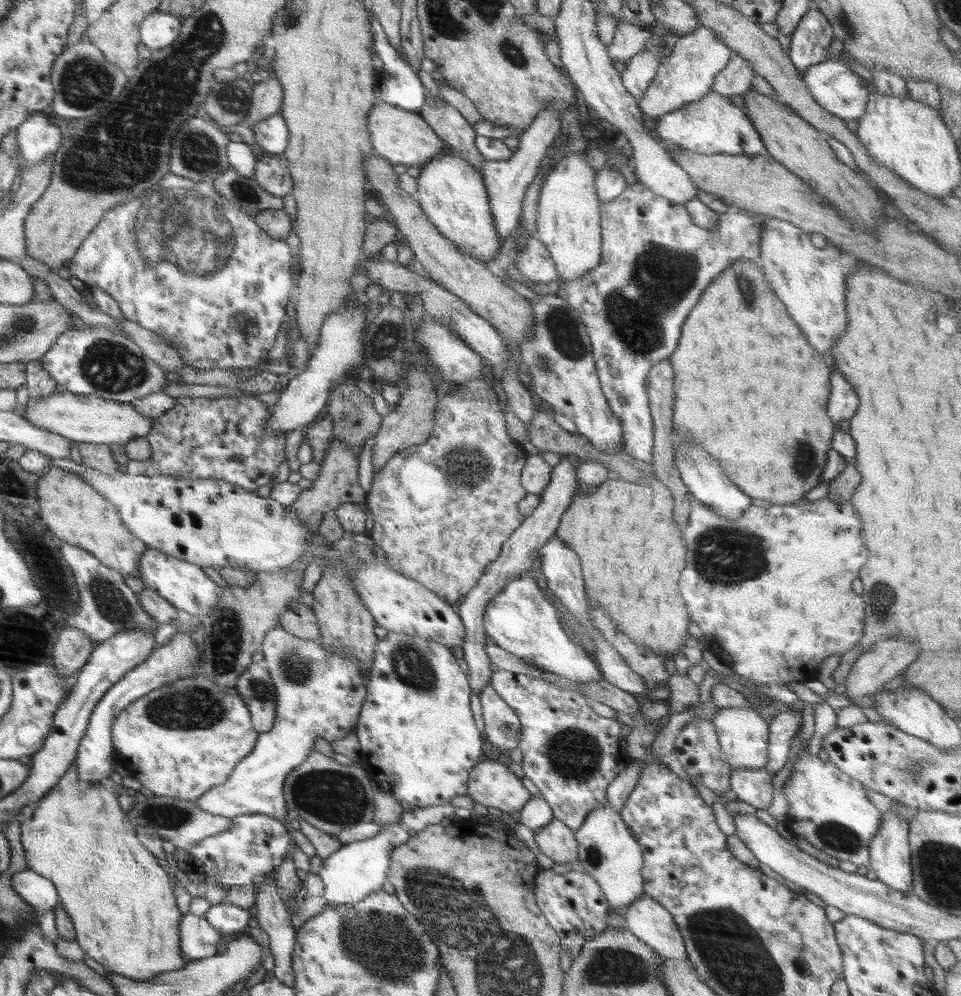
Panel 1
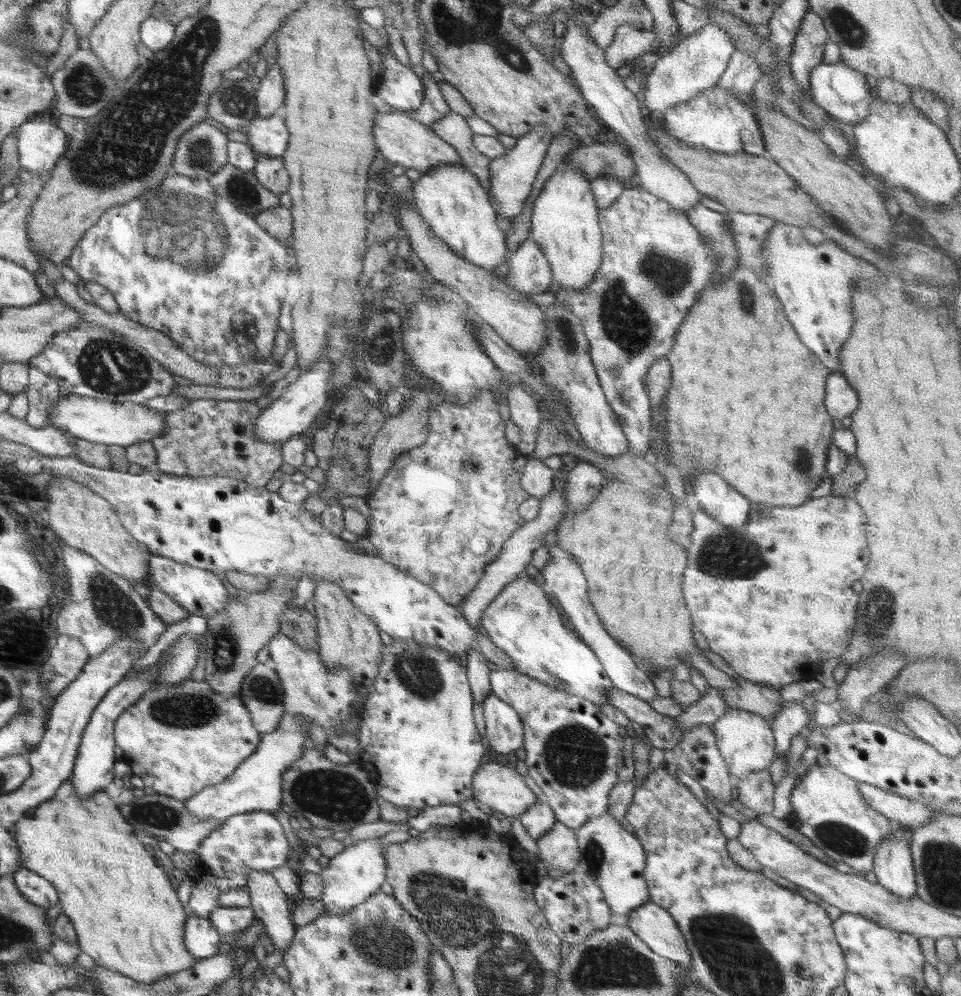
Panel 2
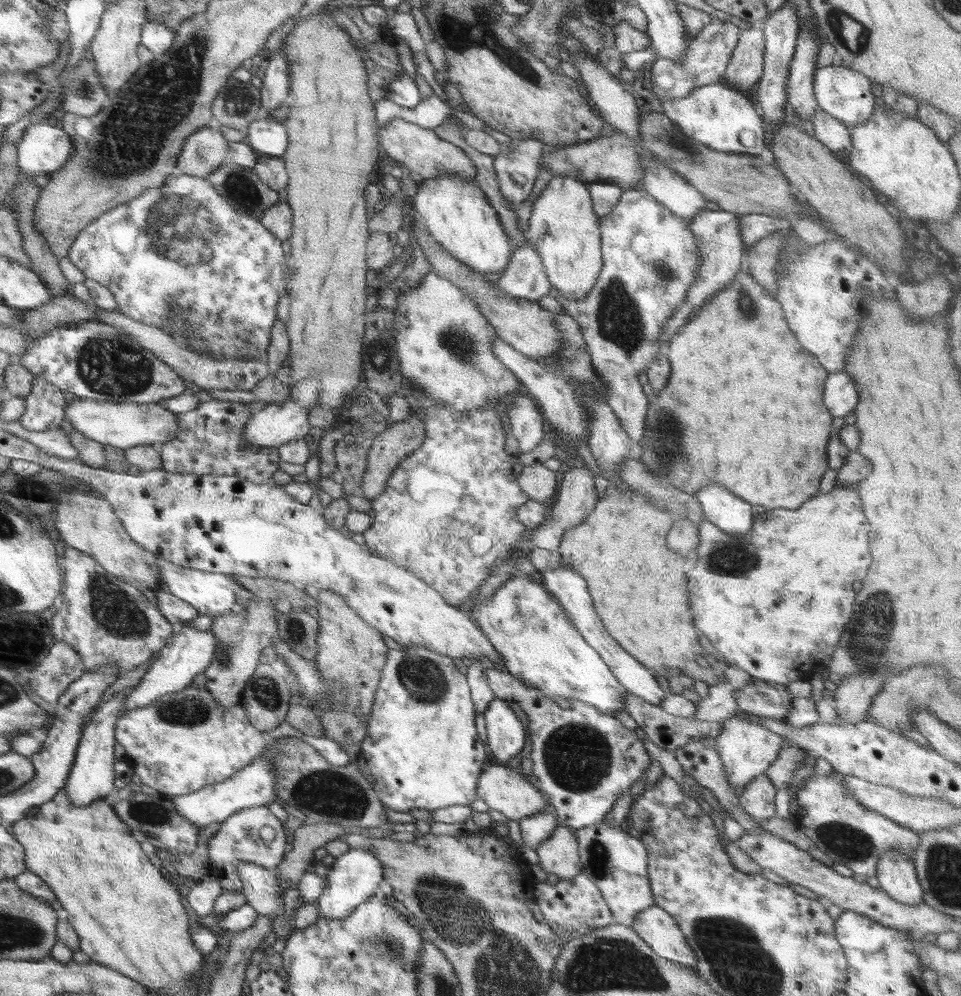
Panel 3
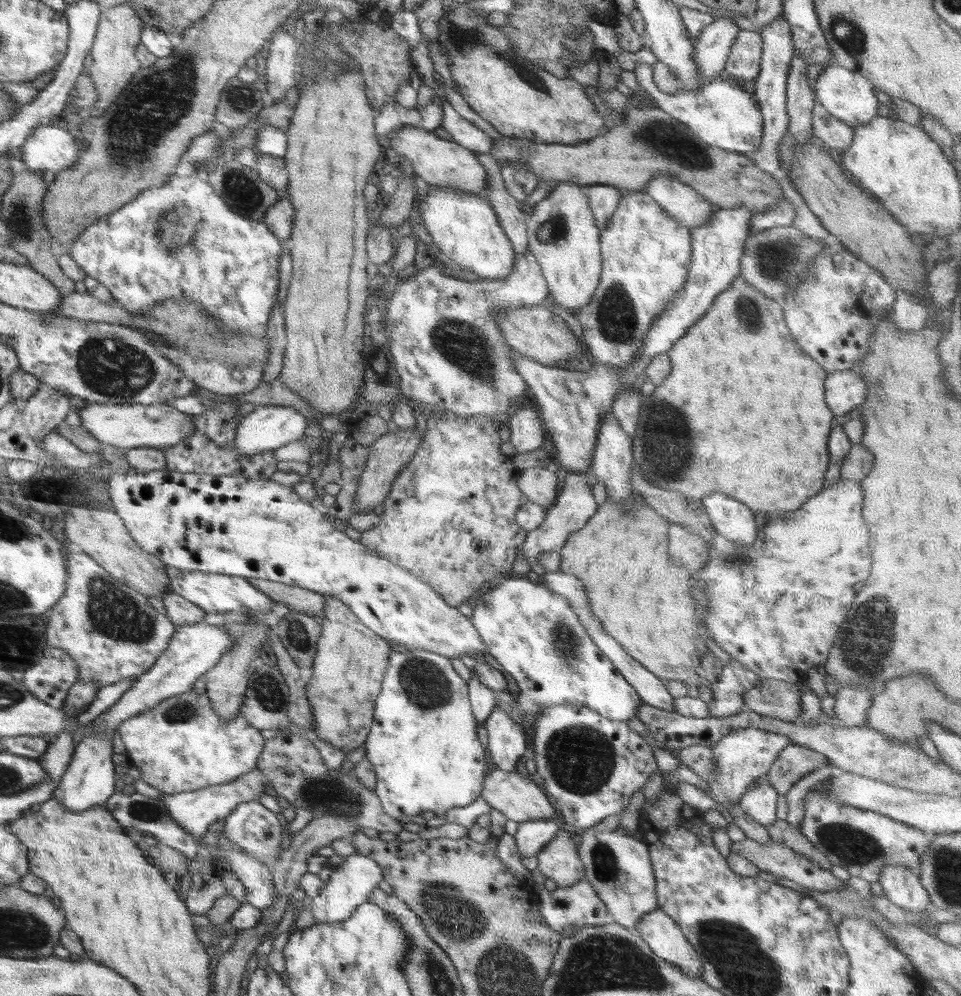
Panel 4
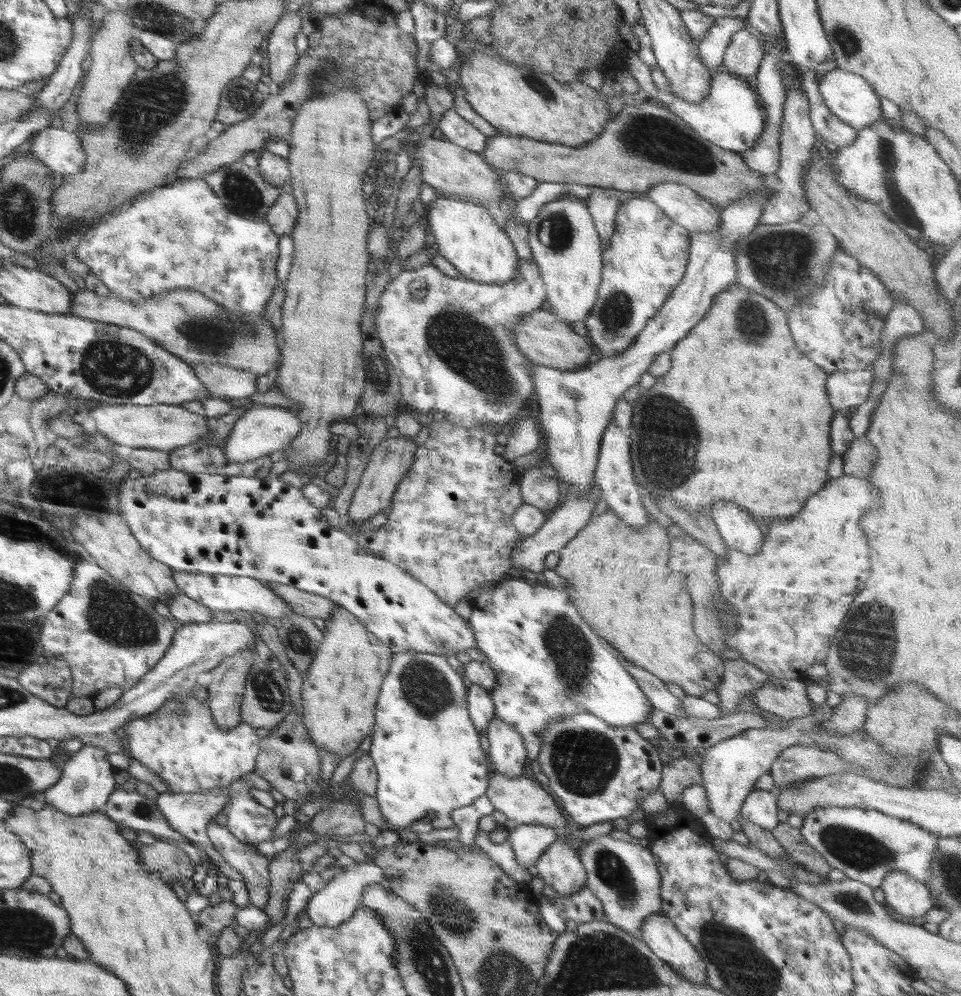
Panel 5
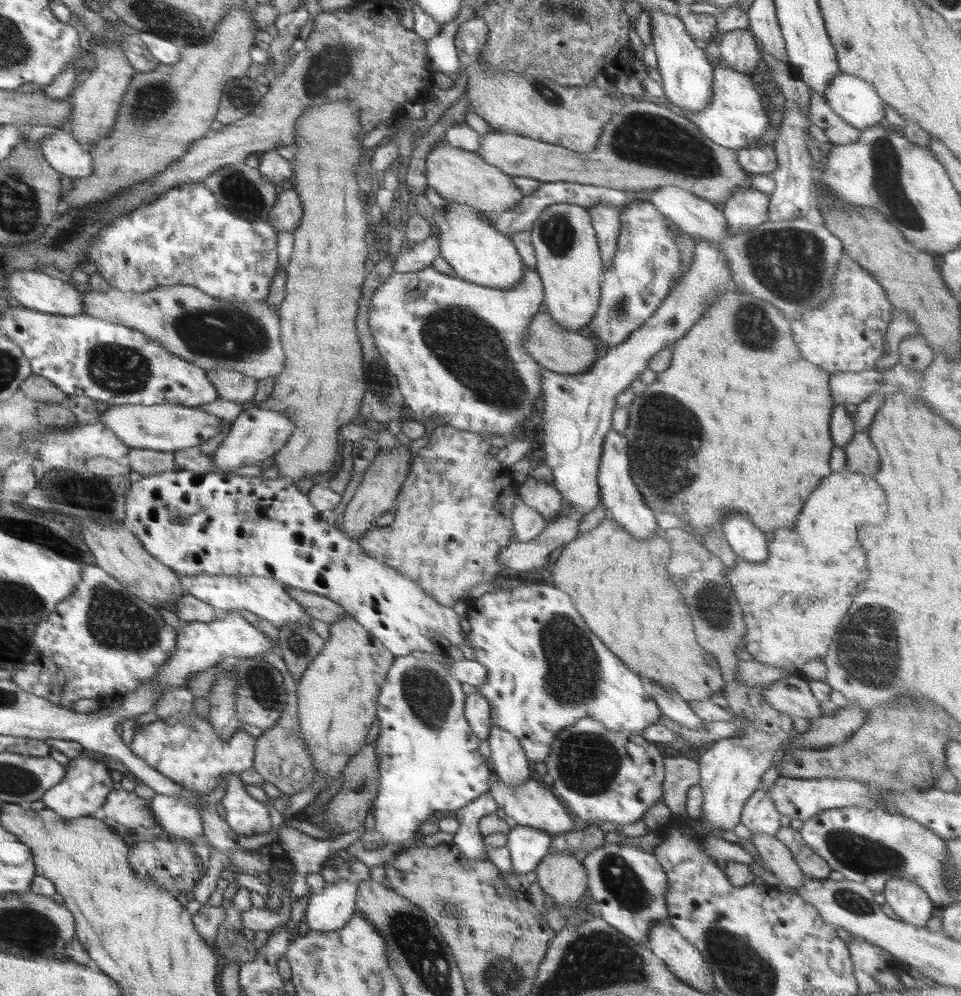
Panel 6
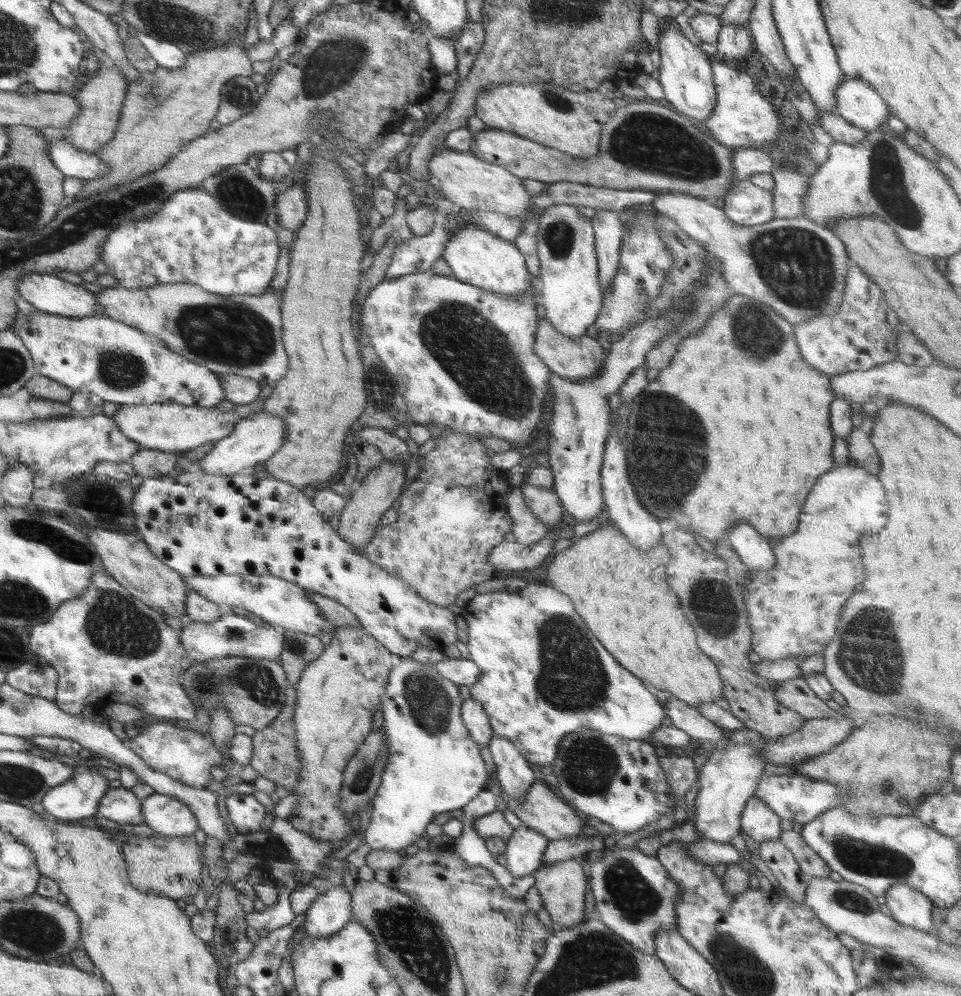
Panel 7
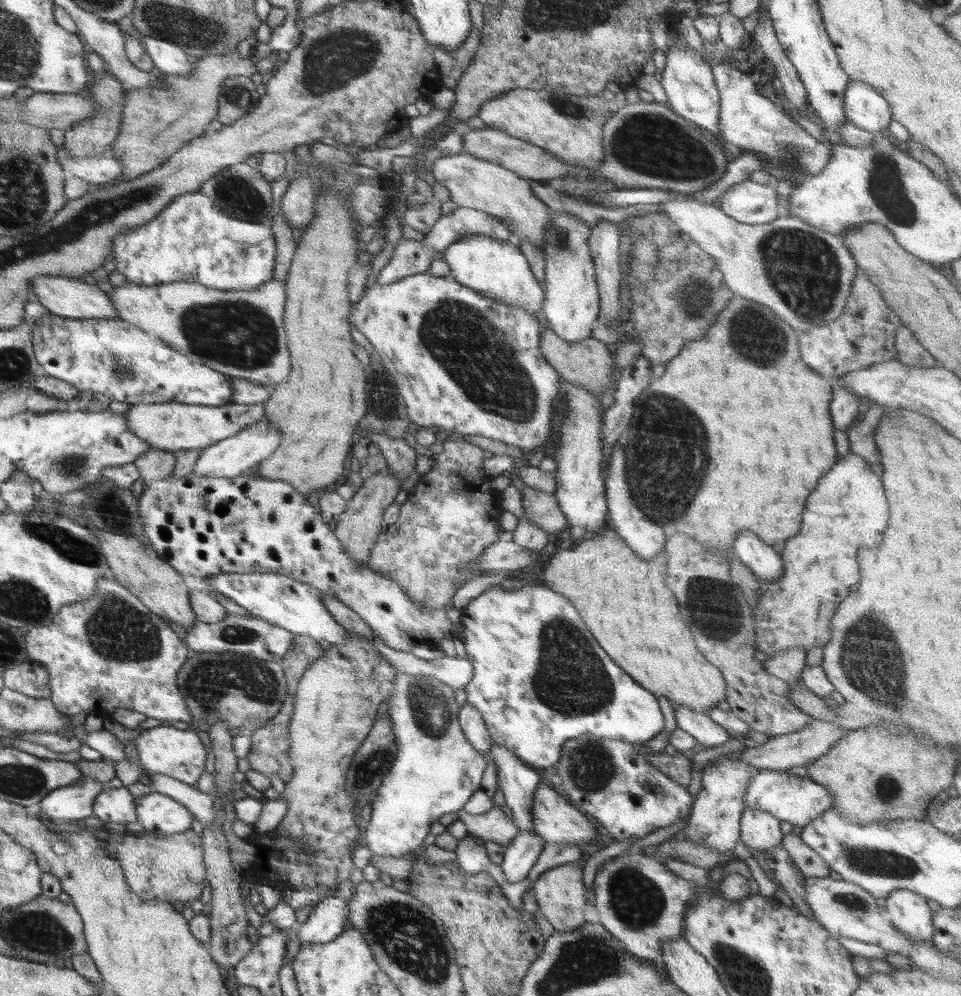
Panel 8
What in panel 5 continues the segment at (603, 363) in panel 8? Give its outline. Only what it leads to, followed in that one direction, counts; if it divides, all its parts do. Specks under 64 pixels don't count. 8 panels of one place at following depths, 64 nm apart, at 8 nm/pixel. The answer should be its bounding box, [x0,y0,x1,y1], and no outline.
[514,310,596,371]

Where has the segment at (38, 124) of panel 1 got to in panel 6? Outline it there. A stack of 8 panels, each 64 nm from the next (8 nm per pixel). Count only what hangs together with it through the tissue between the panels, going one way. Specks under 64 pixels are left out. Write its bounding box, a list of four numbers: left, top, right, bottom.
[39,128,94,178]

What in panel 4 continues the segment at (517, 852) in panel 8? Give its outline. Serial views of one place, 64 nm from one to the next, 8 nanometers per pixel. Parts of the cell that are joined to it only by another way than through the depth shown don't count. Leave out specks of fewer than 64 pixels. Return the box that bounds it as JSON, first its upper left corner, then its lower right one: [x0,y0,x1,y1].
[513,820,558,858]

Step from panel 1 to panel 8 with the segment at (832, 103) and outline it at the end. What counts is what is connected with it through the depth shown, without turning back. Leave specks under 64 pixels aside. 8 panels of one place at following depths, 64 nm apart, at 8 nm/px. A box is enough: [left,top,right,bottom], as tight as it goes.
[845,81,893,134]

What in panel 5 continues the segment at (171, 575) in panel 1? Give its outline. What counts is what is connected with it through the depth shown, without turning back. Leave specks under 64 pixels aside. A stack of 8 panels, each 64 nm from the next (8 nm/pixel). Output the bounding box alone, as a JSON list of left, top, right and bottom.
[172,569,294,623]

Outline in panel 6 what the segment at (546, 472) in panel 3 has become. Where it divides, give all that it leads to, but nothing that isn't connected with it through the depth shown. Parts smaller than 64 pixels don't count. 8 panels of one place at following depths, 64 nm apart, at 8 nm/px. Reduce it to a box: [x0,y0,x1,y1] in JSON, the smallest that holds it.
[518,473,563,522]

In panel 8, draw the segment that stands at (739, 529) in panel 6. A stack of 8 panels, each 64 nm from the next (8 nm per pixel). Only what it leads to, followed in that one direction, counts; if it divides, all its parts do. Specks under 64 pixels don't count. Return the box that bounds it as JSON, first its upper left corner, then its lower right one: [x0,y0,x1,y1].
[732,533,784,583]

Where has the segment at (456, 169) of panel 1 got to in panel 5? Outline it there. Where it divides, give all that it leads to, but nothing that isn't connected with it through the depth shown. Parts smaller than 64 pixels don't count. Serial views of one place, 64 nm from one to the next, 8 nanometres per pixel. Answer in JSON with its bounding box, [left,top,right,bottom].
[428,193,519,284]

